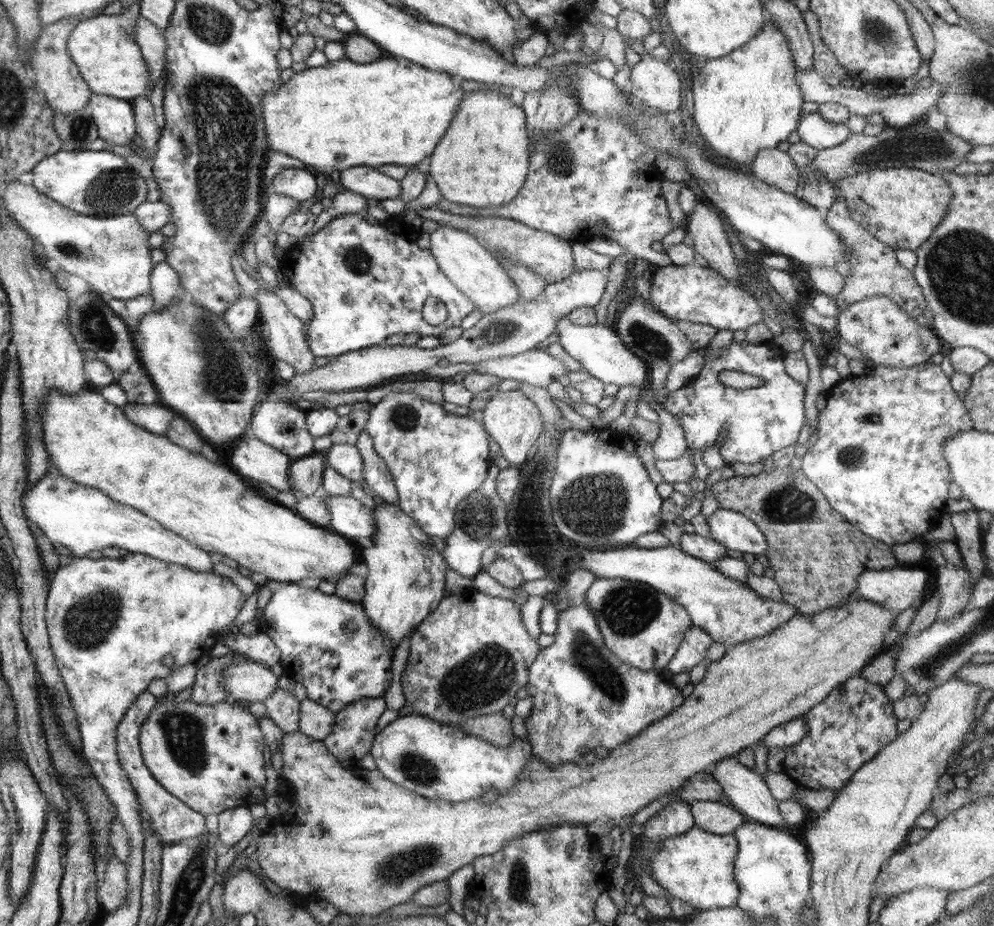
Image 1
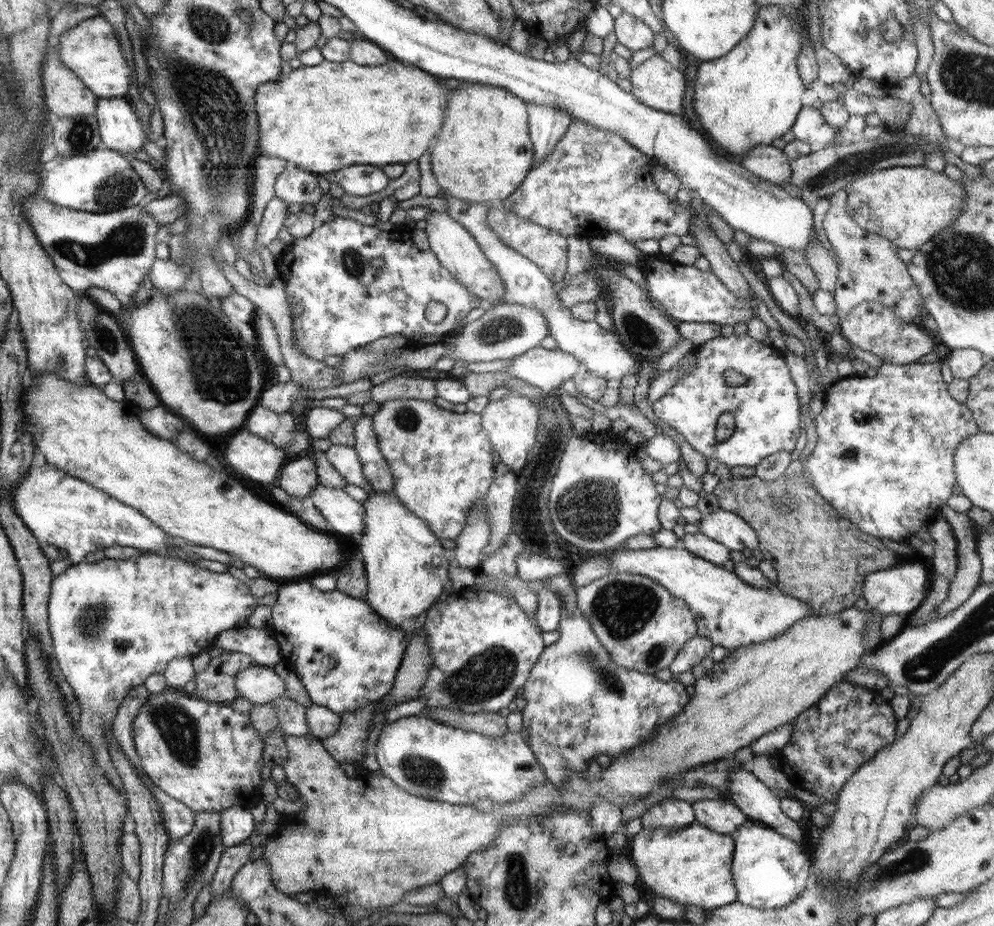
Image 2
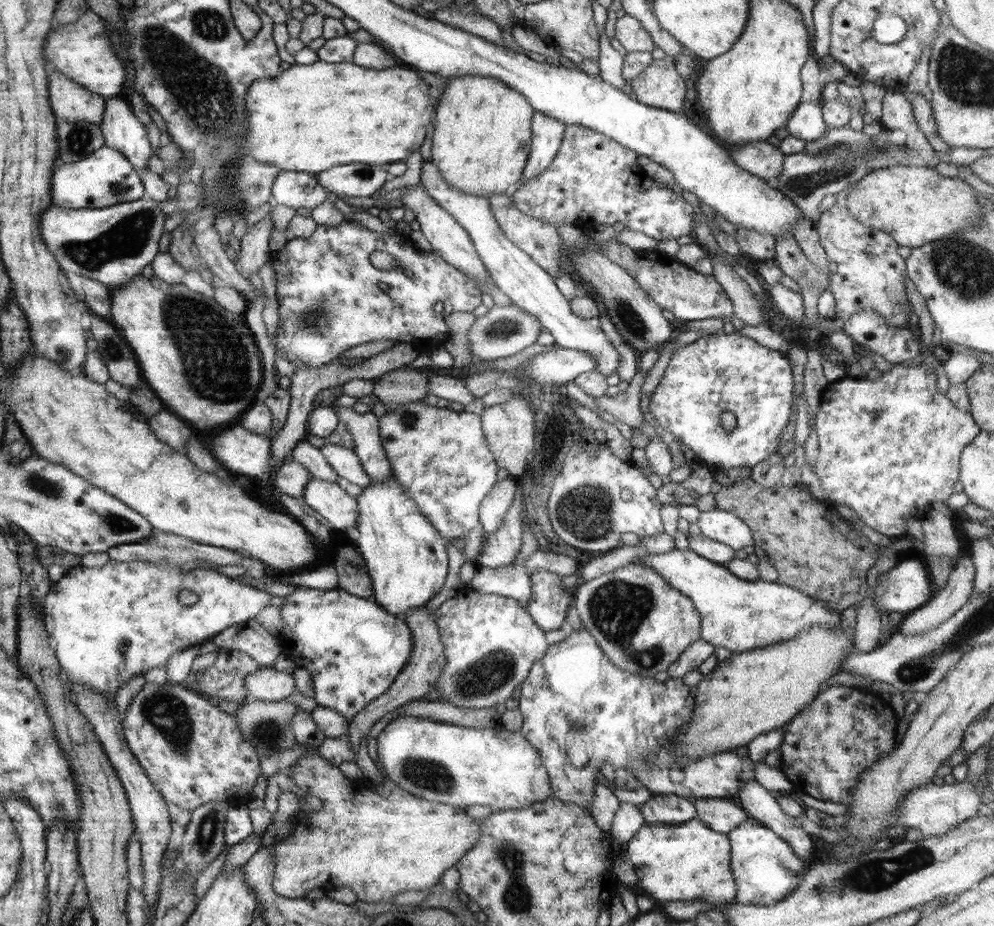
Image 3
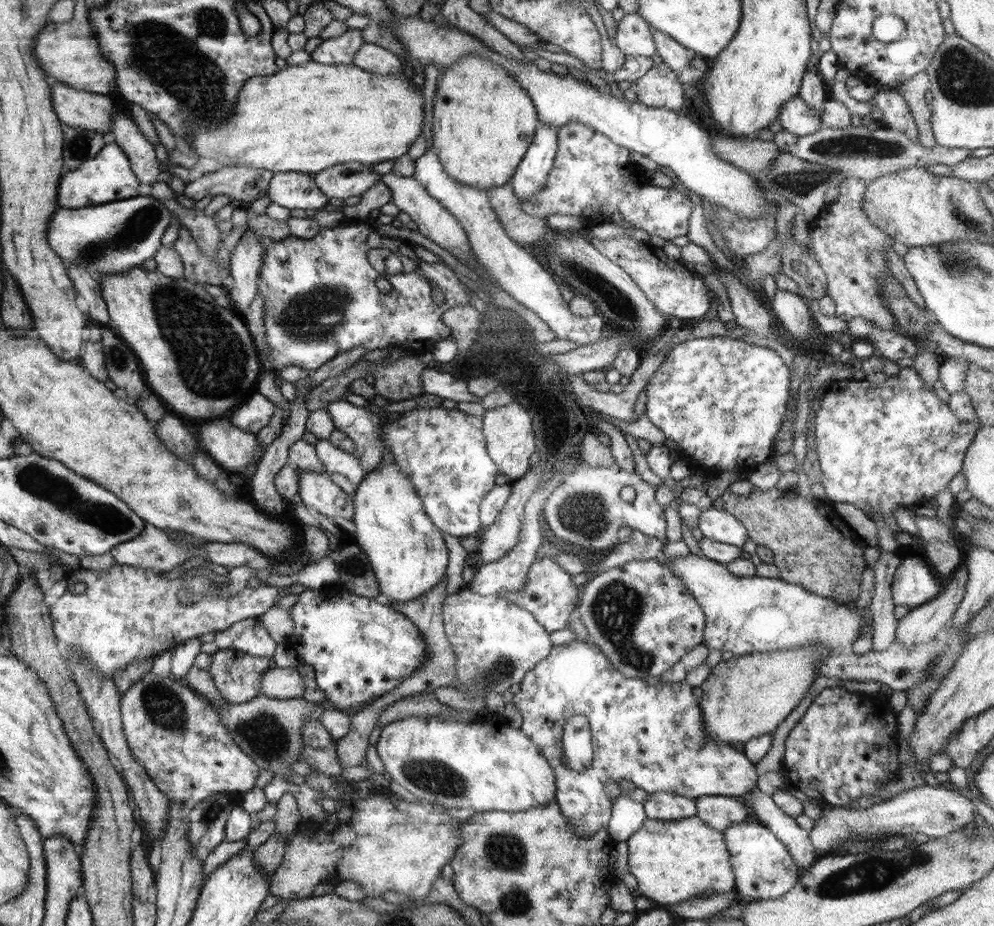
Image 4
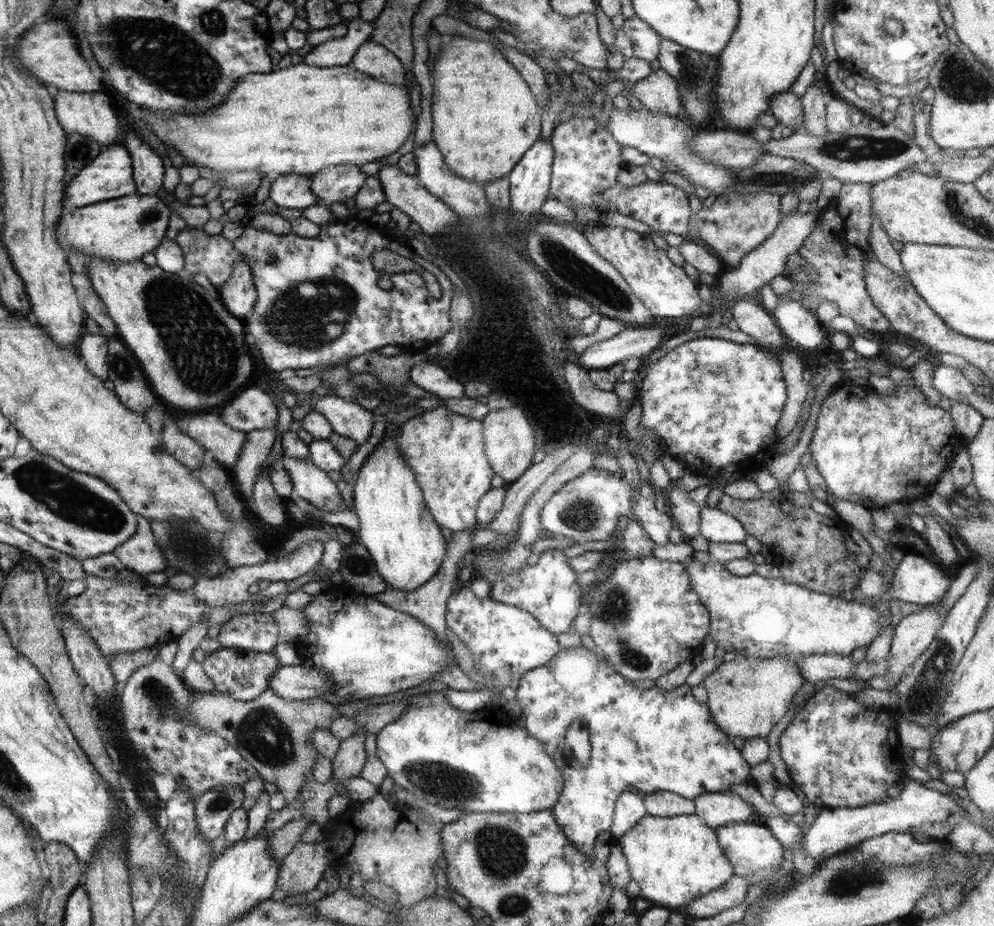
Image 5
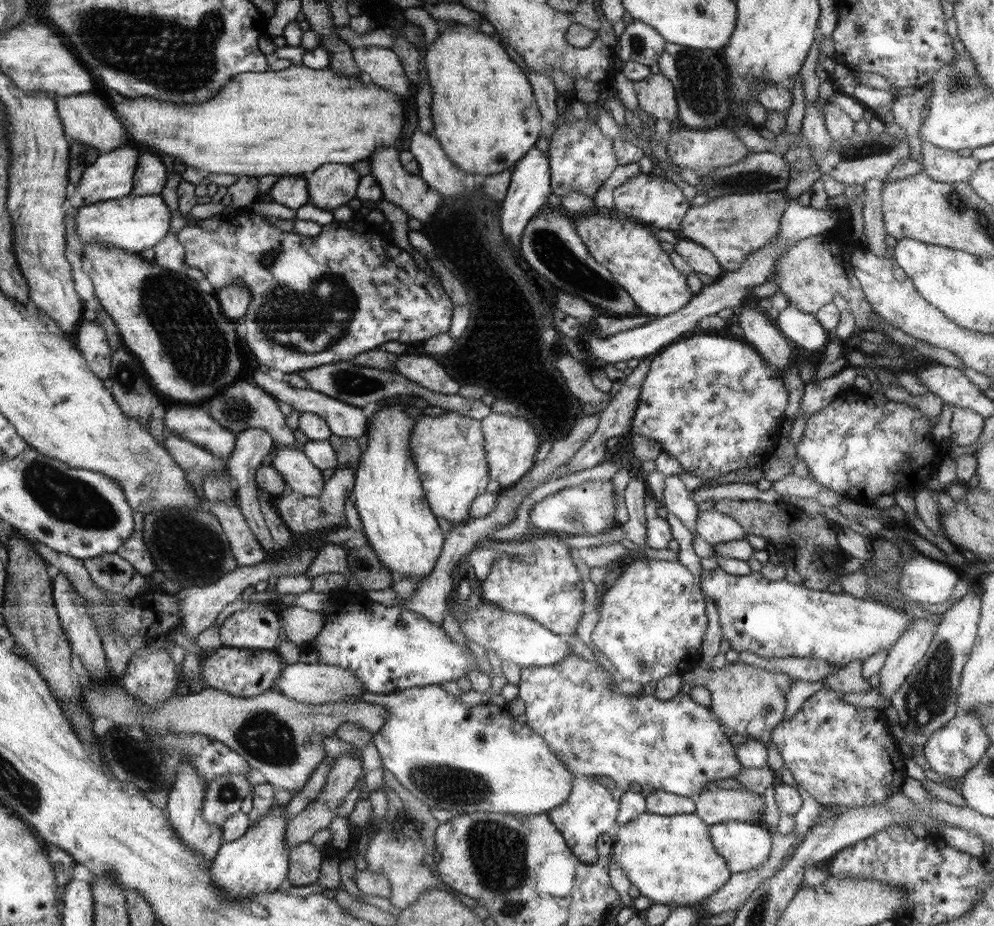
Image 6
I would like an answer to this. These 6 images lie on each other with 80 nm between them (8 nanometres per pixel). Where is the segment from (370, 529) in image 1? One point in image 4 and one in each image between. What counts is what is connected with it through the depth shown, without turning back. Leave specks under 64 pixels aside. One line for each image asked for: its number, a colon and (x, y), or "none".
2: (344, 515)
3: (339, 508)
4: (316, 490)

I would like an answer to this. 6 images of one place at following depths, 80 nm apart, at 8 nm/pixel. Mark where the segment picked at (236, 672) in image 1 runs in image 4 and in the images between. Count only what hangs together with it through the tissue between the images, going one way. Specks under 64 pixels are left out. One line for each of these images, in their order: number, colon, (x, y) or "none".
2: (259, 684)
3: (269, 684)
4: (282, 683)

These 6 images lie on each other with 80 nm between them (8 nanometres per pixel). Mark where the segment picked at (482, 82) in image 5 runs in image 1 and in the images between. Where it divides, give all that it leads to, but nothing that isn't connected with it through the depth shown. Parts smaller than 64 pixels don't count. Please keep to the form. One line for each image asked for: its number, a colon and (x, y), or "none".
1: (482, 161)
2: (482, 151)
3: (482, 135)
4: (484, 121)

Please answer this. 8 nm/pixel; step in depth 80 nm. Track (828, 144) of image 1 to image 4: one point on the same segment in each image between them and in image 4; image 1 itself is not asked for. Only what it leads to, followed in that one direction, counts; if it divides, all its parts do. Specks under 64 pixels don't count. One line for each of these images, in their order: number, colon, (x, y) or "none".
2: (809, 126)
3: (806, 122)
4: (795, 115)

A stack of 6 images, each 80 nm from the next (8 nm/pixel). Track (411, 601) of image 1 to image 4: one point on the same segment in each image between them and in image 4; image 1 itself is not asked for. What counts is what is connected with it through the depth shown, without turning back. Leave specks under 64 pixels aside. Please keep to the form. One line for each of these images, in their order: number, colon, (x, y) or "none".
2: (406, 566)
3: (407, 560)
4: (408, 555)

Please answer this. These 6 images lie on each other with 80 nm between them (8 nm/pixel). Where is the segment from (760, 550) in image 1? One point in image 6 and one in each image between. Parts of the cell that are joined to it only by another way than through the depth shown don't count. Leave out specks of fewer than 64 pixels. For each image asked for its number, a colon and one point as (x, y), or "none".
2: (728, 529)
3: (726, 528)
4: (720, 526)
5: (716, 526)
6: (714, 527)

